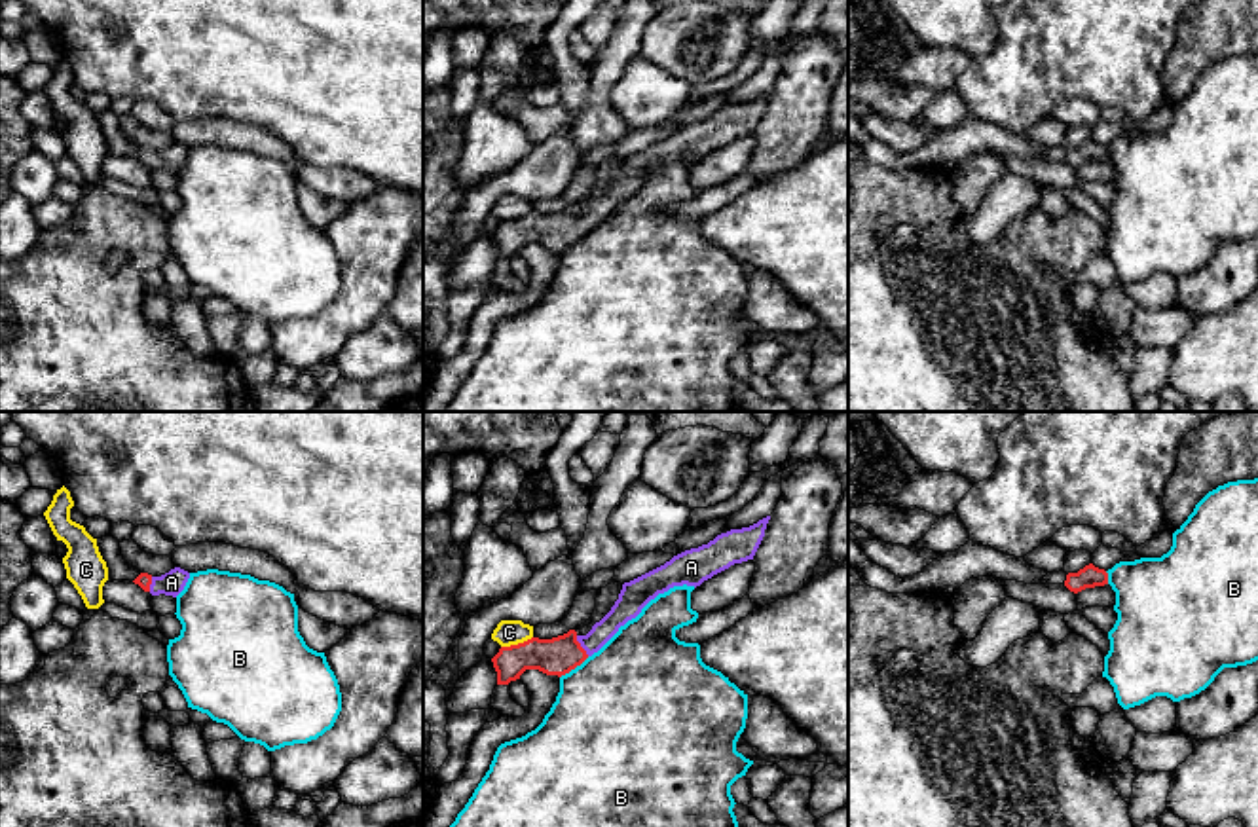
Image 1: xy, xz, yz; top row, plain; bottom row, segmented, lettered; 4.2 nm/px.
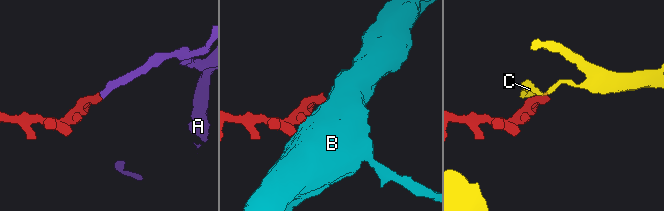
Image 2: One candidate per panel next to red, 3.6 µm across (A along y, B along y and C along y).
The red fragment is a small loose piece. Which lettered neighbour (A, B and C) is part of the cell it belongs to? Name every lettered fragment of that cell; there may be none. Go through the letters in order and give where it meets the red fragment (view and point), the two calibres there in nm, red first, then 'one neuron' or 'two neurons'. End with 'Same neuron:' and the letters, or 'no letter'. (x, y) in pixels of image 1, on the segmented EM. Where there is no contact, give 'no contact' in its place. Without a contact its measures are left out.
A: xz (579, 645) | 160/100 nm | one neuron
B: xz (573, 668) | 160/500 nm | two neurons
C: xz (518, 643) | 160/110 nm | two neurons
Same neuron: A

